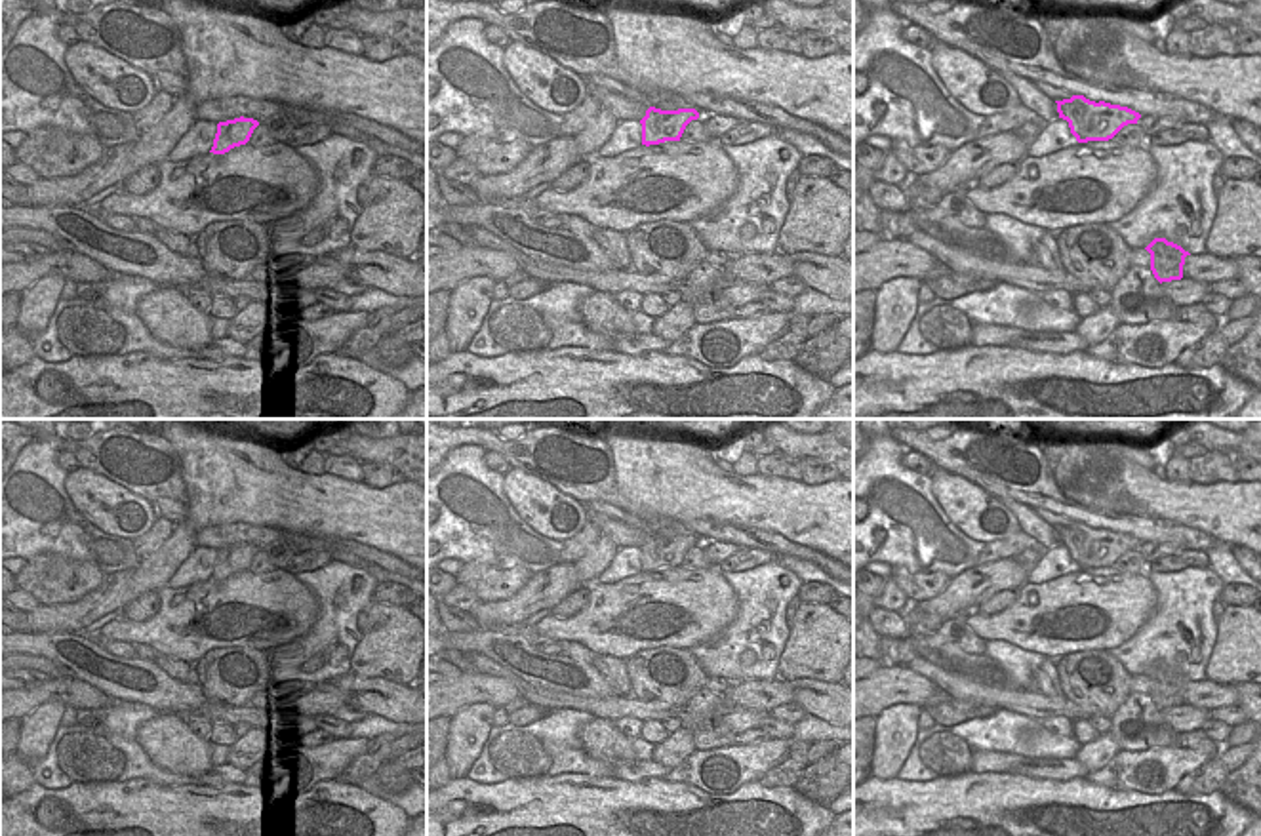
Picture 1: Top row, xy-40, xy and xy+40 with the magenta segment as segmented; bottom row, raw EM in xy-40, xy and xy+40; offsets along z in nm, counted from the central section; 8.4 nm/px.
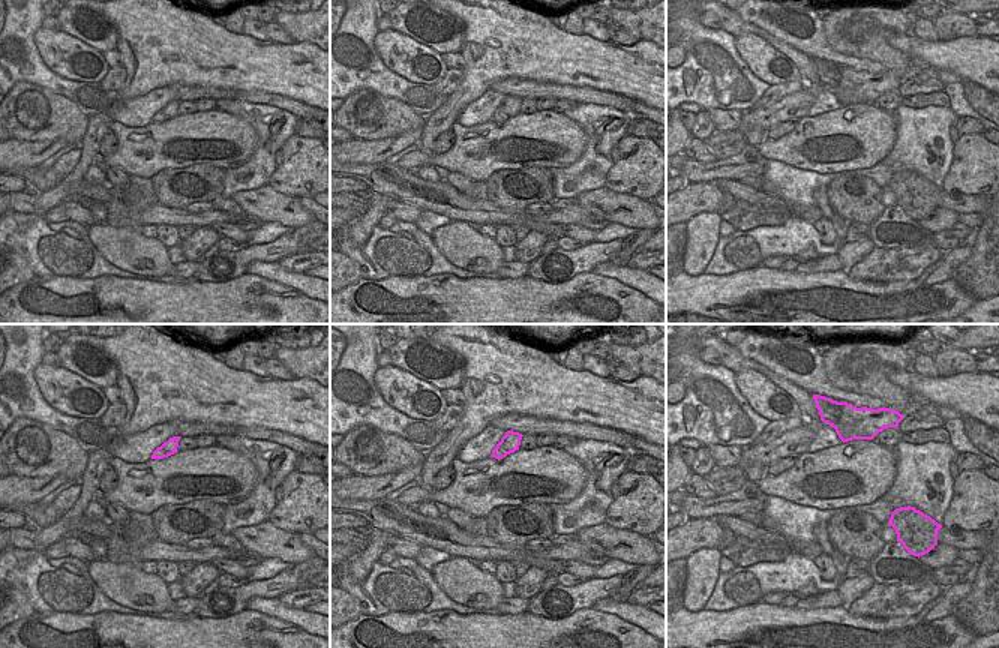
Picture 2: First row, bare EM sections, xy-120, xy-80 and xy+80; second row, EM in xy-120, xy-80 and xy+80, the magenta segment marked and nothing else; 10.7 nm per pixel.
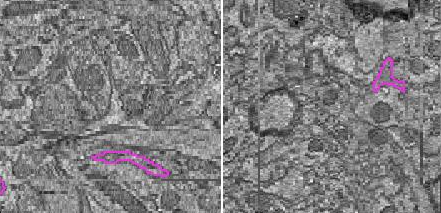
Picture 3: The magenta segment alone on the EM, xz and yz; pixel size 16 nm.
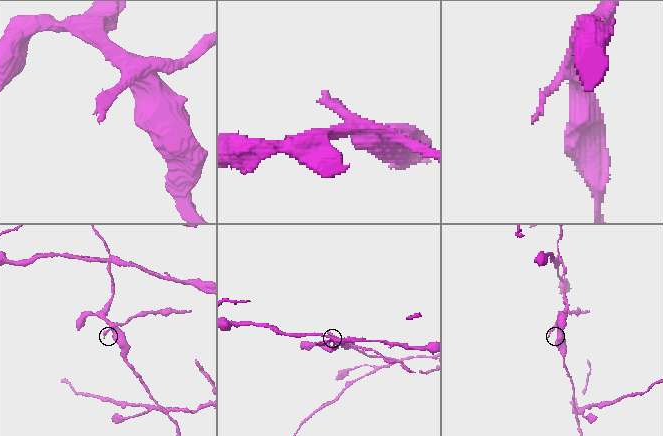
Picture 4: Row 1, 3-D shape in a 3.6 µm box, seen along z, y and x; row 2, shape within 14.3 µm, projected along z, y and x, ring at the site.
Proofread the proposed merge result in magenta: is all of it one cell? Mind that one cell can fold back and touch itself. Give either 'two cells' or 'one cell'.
two cells

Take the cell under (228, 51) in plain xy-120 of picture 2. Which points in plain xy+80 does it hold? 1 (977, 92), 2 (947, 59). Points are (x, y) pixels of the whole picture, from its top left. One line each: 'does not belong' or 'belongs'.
1: does not belong
2: belongs

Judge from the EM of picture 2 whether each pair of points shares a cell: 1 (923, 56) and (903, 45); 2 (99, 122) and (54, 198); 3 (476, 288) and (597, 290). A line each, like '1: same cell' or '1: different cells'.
1: same cell
2: same cell
3: same cell

